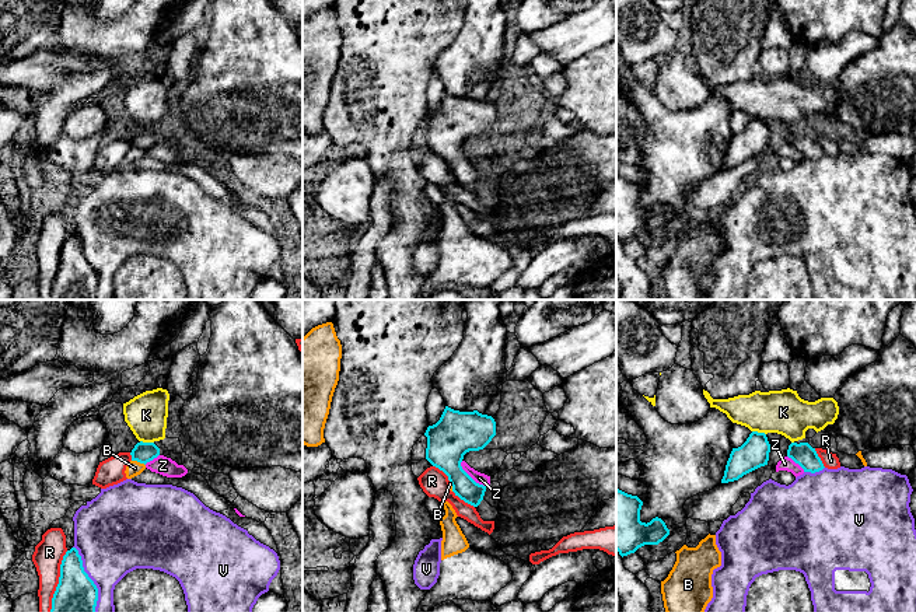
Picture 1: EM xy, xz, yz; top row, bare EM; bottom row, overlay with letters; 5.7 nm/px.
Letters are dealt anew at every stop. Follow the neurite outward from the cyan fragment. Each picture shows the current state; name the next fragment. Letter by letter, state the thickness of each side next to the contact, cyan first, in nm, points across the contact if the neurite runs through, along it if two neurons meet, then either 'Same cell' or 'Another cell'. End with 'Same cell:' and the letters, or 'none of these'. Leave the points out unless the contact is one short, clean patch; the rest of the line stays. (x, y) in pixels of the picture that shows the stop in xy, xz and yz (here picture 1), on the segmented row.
B: Thickness 120 nm (cyan) against 90 nm. Another cell
K: Thickness 120 nm (cyan) against 240 nm. Boundary: xy (140, 440), (153, 443). Another cell
R: Thickness 220 nm (cyan) against 170 nm. Another cell
V: Thickness 220 nm (cyan) against 400 nm. Another cell
Z: Thickness 240 nm (cyan) against 70 nm. Another cell
Same cell: none of these

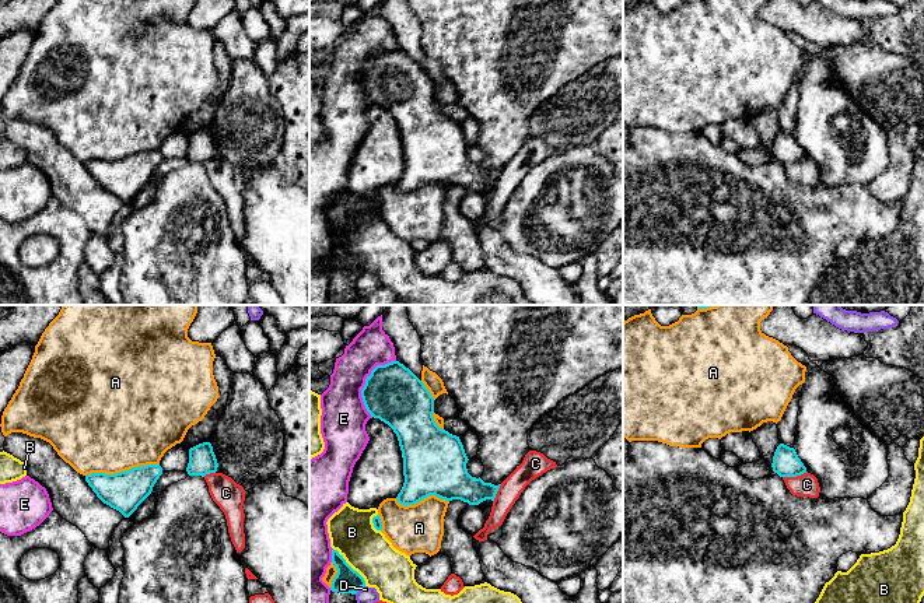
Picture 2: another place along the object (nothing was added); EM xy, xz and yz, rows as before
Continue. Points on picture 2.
A: Thickness 220 nm (cyan) against 500 nm. Another cell
B: Thickness 140 nm (cyan) against 260 nm. Another cell
C: Thickness 160 nm (cyan) against 130 nm. Boundary: yz (807, 472), (798, 476), (783, 477). Another cell
D: Thickness 140 nm (cyan) against 100 nm. Boundary: xz (364, 585), (354, 593). Another cell
E: Thickness 320 nm (cyan) against 260 nm. Another cell
Same cell: none of these

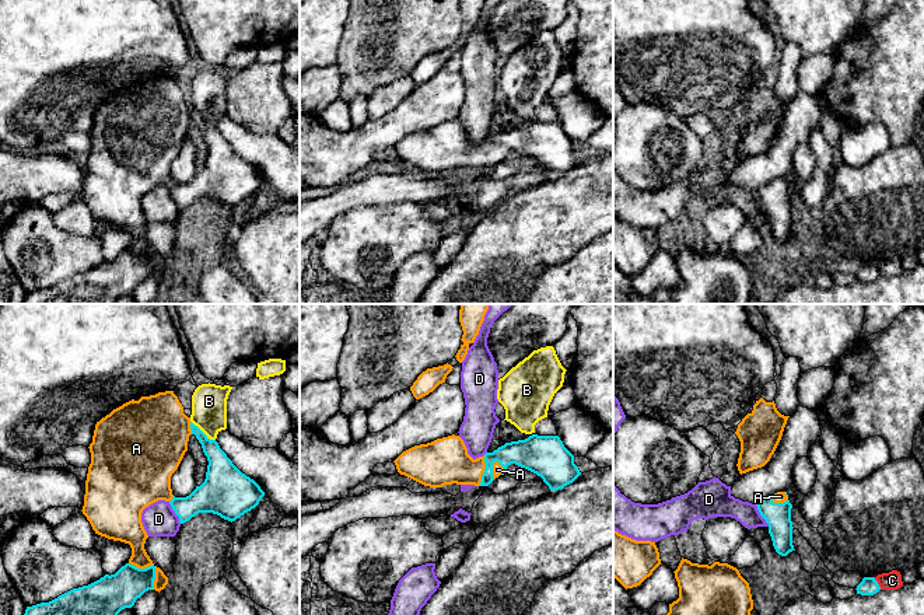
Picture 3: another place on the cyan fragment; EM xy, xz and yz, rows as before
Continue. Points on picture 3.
A: Thickness 200 nm (cyan) against 160 nm. Same cell
B: Thickness 160 nm (cyan) against 200 nm. Another cell
C: Thickness 100 nm (cyan) against 110 nm. Another cell
D: Thickness 200 nm (cyan) against 190 nm. Boundary: xy (168, 502), (181, 523). Another cell
Same cell: A

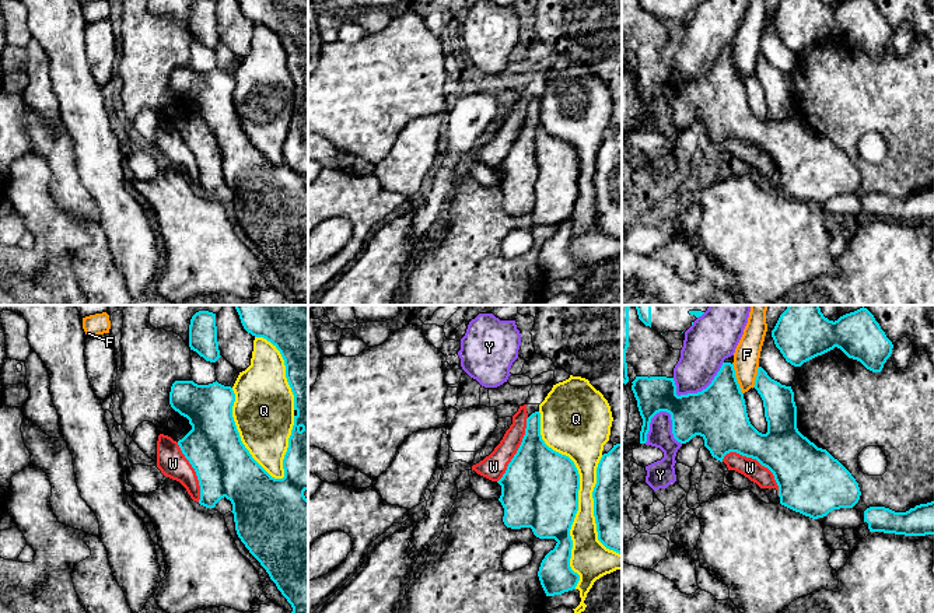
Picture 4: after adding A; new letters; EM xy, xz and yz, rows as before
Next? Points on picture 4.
F: Thickness 320 nm (cyan) against 150 nm. Another cell
Q: Thickness 440 nm (cyan) against 170 nm. Another cell
W: Thickness 320 nm (cyan) against 110 nm. Another cell
Y: Thickness 300 nm (cyan) against 140 nm. Another cell
Same cell: none of these

